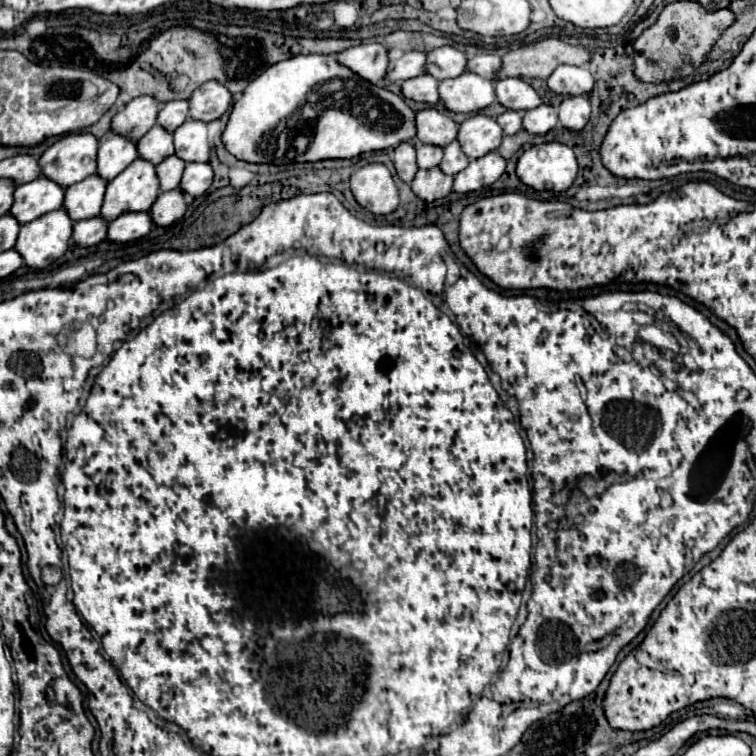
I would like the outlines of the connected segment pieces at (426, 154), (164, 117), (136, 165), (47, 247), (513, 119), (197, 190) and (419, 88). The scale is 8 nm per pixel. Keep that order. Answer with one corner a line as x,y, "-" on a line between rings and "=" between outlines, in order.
414,140
416,146
416,154
418,154
418,168
434,168
440,164
444,150
440,146
432,146
432,144
422,144
418,140
=
172,100
166,102
158,112
158,124
164,126
168,132
174,132
178,126
182,126
188,120
188,100
=
144,158
132,162
124,172
108,182
100,216
114,220
124,212
146,212
160,194
156,166
=
64,208
52,210
24,224
14,248
20,250
26,266
44,270
68,250
72,240
72,226
74,222
=
506,110
496,118
496,122
502,126
504,134
516,134
522,128
522,118
516,110
=
190,162
190,164
186,164
180,188
182,188
182,192
196,198
210,188
212,180
214,180
214,170
208,162
=
430,74
410,78
410,80
406,80
402,84
402,94
404,94
404,98
412,98
416,102
436,104
440,100
440,96
438,96
438,80
432,78

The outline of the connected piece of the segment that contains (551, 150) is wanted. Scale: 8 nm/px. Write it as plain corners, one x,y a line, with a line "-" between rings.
546,142
528,148
516,166
518,178
534,190
568,190
578,174
574,152
560,142

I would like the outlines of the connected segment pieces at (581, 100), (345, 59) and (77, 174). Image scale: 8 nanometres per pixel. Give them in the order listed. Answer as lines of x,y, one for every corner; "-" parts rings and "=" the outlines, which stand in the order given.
568,96
560,104
560,124
568,130
582,130
590,118
590,102
586,96
=
378,42
348,48
338,54
338,62
348,66
350,70
354,70
358,76
362,76
372,84
378,84
386,78
388,64
390,64
388,48
=
72,132
54,142
42,156
40,166
46,178
68,188
96,172
98,138
90,132

